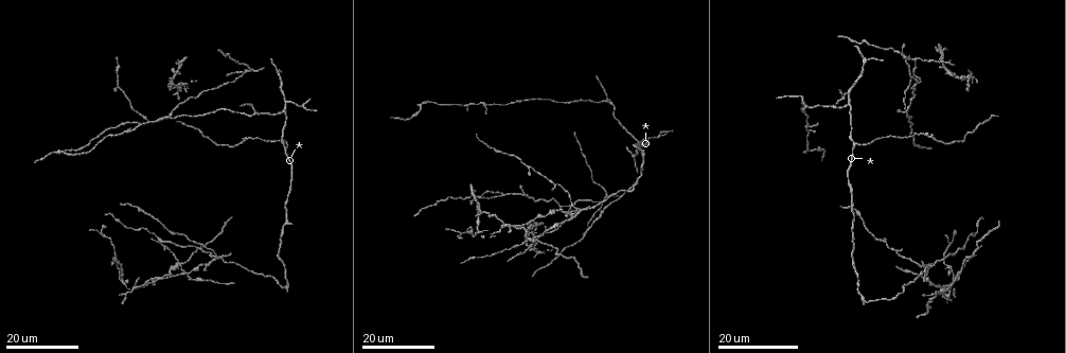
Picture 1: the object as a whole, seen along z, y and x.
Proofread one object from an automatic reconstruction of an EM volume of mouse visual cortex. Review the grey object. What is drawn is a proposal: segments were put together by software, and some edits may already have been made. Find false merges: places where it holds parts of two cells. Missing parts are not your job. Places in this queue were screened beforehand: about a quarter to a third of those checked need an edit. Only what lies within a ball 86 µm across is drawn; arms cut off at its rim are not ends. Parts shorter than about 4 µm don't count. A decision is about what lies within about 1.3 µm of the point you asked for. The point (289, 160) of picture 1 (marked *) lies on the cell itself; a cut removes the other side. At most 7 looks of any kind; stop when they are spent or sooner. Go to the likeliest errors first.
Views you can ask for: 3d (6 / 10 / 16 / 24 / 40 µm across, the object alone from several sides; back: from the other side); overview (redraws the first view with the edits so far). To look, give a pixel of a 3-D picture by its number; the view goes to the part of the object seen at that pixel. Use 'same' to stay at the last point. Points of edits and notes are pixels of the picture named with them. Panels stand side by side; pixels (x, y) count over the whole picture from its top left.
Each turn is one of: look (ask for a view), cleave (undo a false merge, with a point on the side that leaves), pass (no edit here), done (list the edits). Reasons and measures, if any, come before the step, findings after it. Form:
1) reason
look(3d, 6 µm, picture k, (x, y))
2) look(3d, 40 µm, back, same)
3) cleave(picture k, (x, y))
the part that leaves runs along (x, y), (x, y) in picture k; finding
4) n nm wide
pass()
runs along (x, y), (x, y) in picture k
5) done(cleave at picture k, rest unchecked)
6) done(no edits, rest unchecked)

three arms meet
look(3d, 16 µm, picture 1, (504, 196))

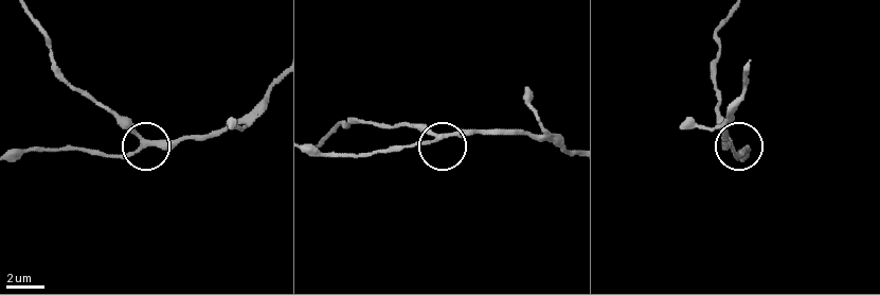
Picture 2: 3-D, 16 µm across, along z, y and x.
look(3d, 10 µm, picture 2, (141, 141))

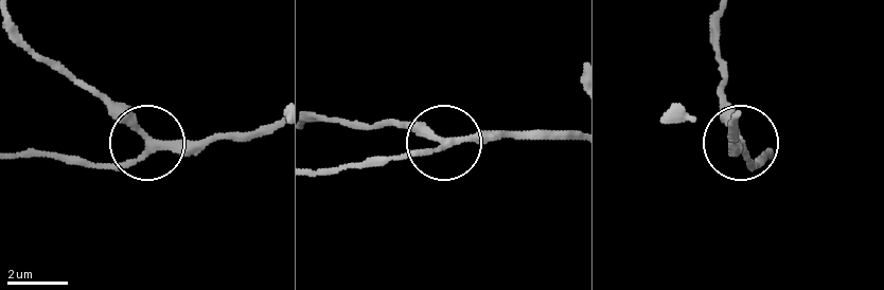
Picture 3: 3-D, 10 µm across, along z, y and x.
220 nm wide
pass()
runs along (575, 141), (536, 133), (438, 141), (394, 121) in picture 3; continuous, no second cell

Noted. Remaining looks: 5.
look(3d, 16 µm, picture 1, (848, 102))

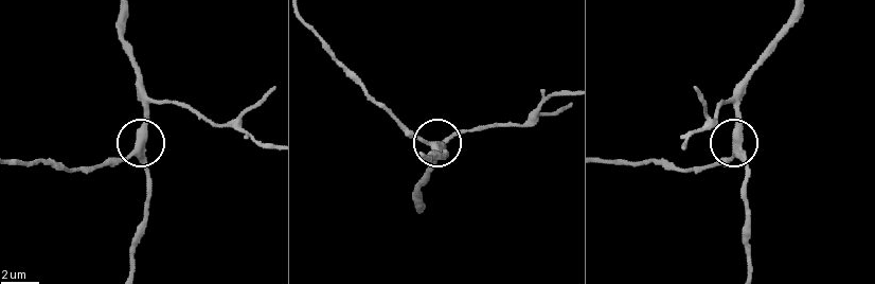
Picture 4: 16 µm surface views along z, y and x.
closer look
look(3d, 6 µm, picture 4, (733, 154))

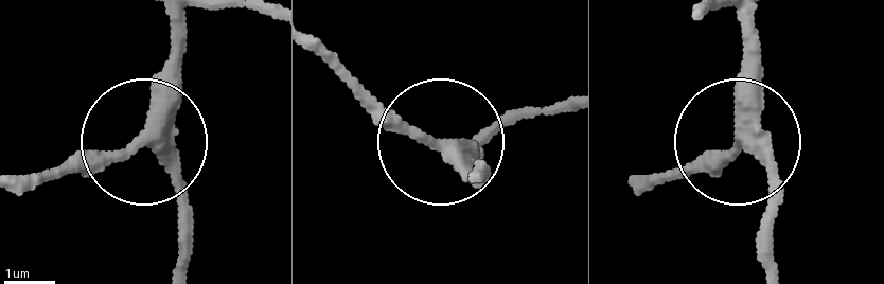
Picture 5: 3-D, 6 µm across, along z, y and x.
3 arms
pass()
all the same cell

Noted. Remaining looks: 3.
three arms meet
look(3d, 24 µm, picture 1, (806, 107))

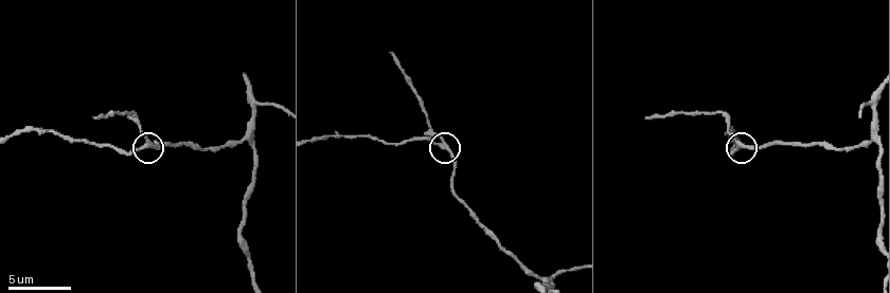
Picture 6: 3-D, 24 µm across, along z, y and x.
look(3d, 6 µm, picture 6, (443, 144))

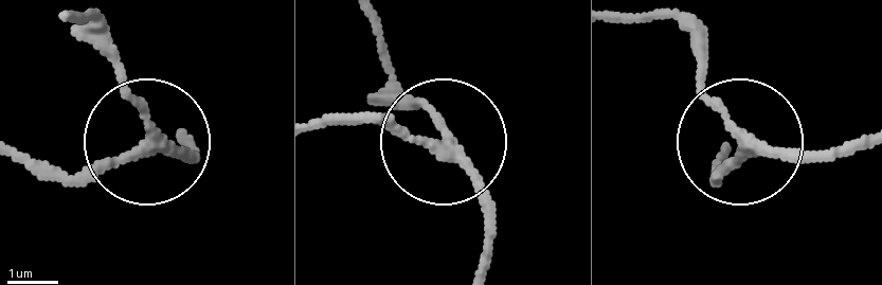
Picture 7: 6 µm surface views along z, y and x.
200 nm wide
pass()
runs along (862, 139), (824, 150), (748, 147), (701, 88), (676, 16) in picture 7; one cell here

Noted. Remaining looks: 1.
done(no edits, rest unchecked)

